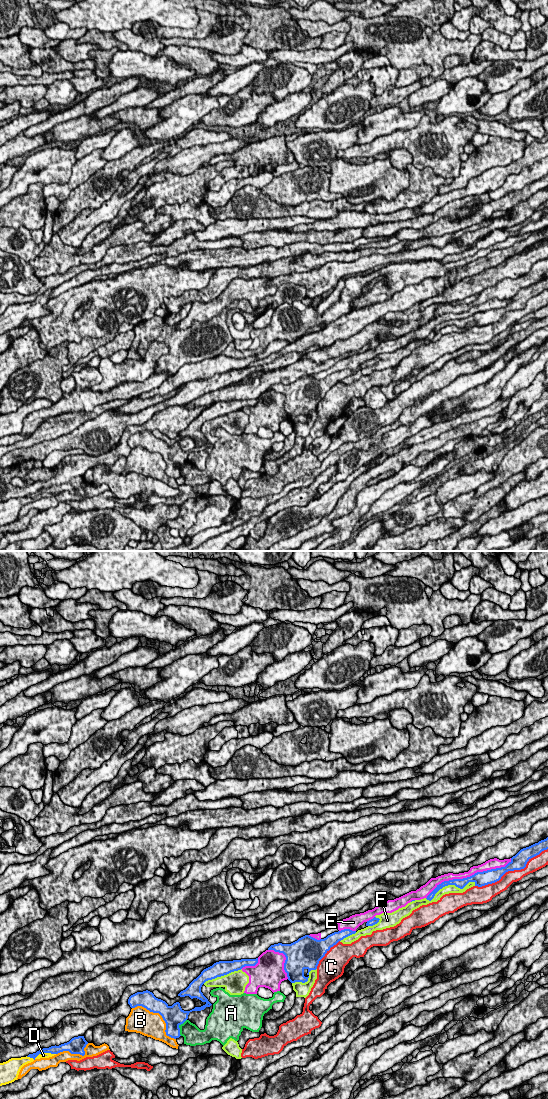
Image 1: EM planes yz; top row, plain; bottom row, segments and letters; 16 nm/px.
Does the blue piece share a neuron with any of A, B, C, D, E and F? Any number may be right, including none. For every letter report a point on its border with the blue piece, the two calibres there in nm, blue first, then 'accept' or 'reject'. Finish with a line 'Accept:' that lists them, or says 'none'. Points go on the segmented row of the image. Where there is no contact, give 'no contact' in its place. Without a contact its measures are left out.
A: yz (178, 1027) | 320/280 nm | reject
B: yz (160, 1014) | 320/400 nm | reject
C: yz (512, 870) | 240/200 nm | reject
D: yz (40, 1053) | 130/100 nm | reject
E: yz (468, 877) | 220/130 nm | reject
F: yz (449, 884) | 160/130 nm | reject
Accept: none

